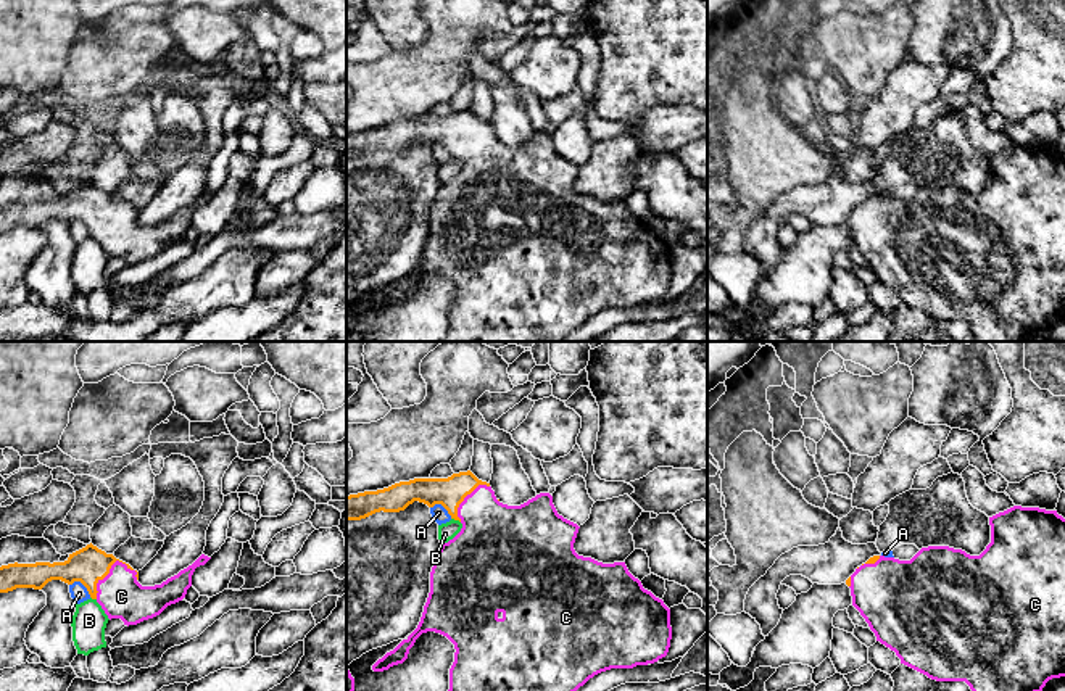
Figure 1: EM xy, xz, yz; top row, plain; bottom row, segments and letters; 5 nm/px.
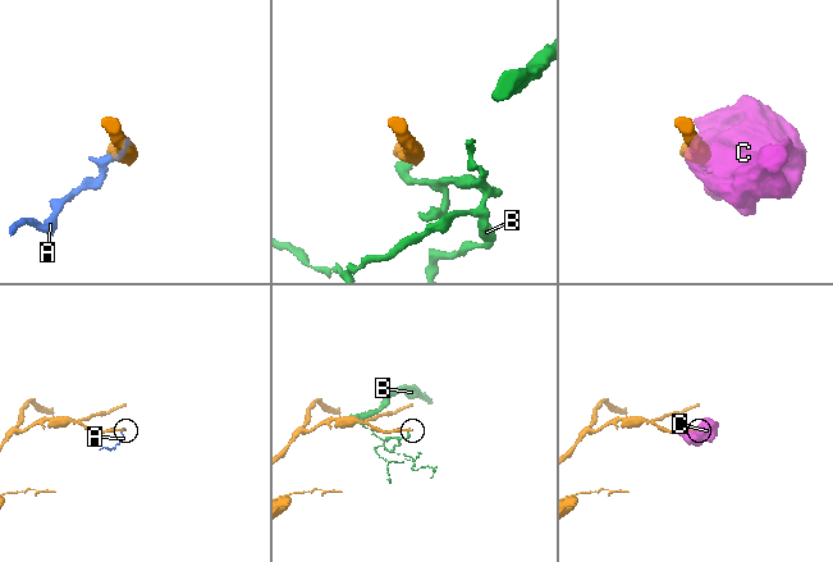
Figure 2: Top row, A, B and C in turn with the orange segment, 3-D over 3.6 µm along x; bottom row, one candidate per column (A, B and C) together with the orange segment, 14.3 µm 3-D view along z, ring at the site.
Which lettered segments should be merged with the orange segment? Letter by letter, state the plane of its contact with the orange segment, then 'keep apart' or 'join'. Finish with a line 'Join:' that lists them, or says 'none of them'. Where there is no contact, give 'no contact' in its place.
A: xy | keep apart
B: xz | keep apart
C: xy | join
Join: C

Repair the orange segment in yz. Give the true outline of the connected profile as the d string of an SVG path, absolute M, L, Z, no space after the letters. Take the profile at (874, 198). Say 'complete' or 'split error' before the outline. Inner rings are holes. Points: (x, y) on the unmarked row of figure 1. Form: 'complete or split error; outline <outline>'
split error; outline M1013 145L989 156L991 182L980 195L970 195L949 185L922 187L910 200L873 195L846 219L851 227L852 245L868 263L876 280L889 287L901 303L936 321L965 321L976 341L1023 341L1028 335L1041 332L1052 317L1065 316L1065 158L1057 150Z

